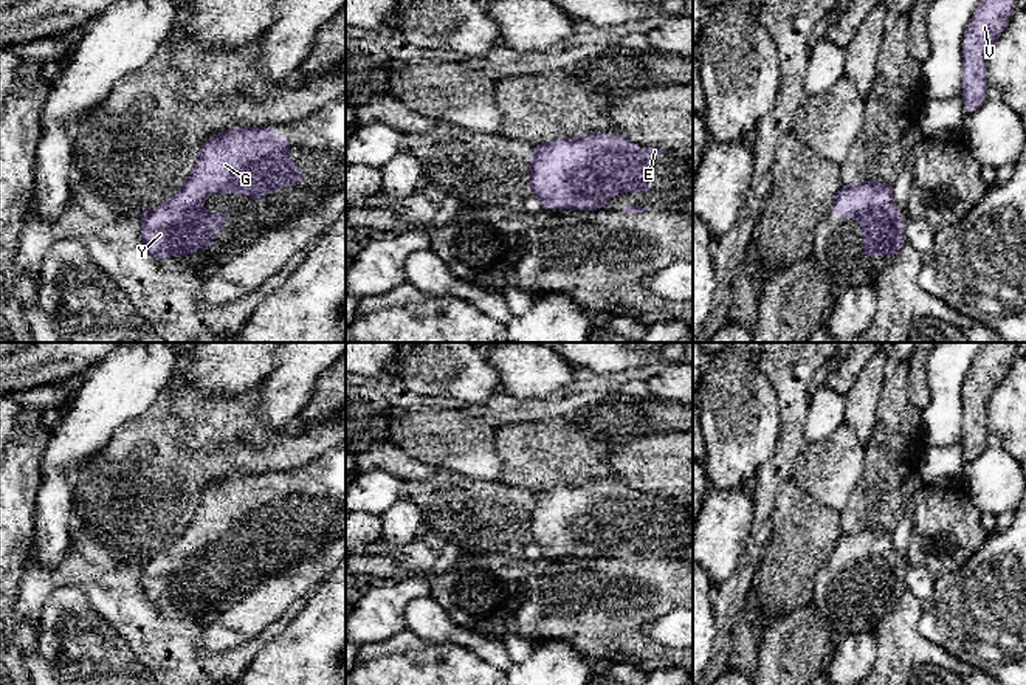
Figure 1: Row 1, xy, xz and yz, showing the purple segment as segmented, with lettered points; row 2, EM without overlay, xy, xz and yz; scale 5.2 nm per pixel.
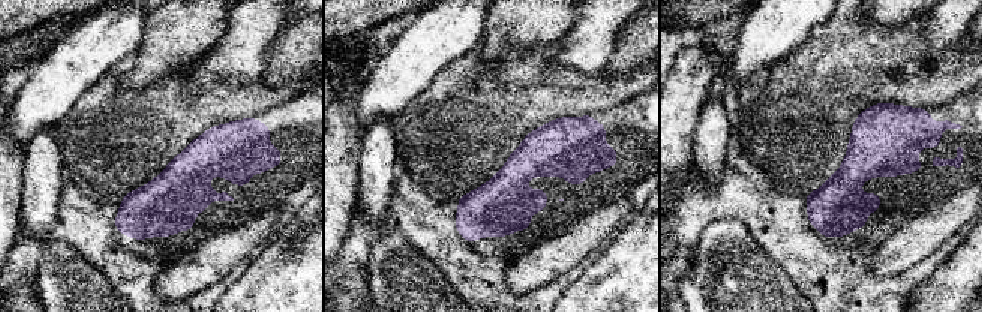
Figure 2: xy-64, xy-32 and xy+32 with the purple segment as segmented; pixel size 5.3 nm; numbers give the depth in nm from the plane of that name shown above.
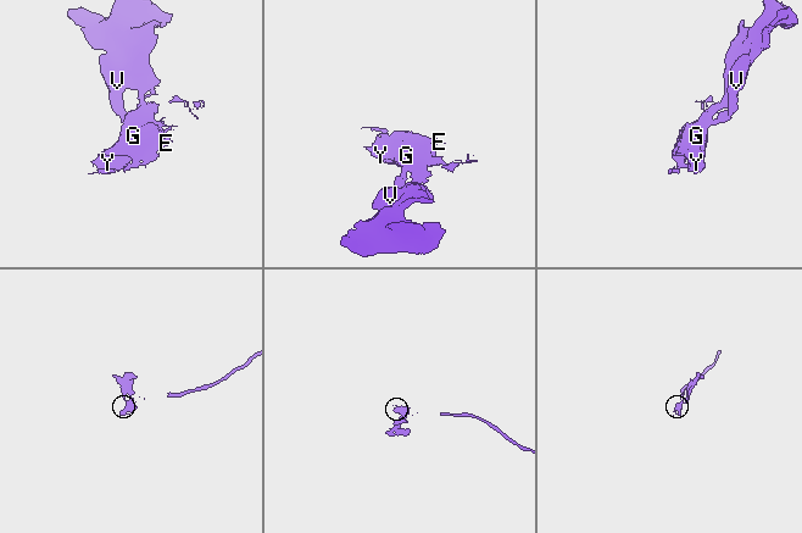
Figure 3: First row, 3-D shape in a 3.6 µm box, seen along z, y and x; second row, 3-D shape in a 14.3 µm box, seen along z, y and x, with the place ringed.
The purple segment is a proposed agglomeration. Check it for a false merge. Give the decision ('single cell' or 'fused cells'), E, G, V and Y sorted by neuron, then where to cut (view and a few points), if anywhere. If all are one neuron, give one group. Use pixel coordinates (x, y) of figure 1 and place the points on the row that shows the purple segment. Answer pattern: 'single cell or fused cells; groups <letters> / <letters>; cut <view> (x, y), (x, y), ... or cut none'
single cell; groups E G V Y; cut none

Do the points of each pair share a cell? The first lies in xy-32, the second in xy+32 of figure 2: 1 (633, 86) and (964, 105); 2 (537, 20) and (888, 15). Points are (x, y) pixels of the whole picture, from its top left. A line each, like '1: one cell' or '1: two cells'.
1: two cells
2: one cell

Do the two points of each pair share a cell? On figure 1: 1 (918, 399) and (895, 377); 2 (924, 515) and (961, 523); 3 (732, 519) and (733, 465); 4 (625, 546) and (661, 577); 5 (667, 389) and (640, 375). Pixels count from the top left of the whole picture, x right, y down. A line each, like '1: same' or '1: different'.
1: different
2: same
3: different
4: different
5: different

